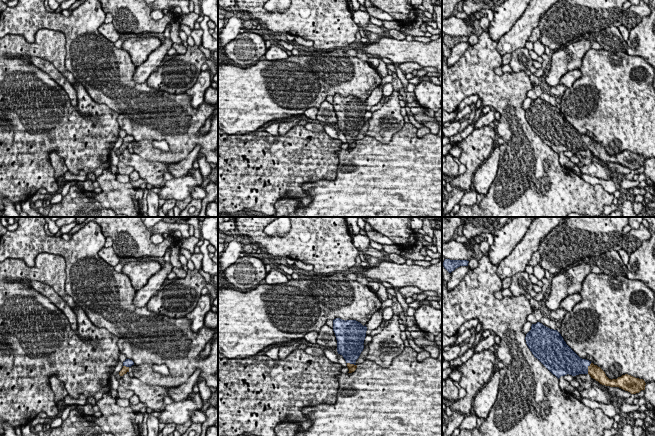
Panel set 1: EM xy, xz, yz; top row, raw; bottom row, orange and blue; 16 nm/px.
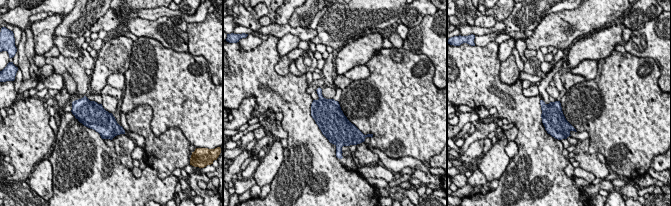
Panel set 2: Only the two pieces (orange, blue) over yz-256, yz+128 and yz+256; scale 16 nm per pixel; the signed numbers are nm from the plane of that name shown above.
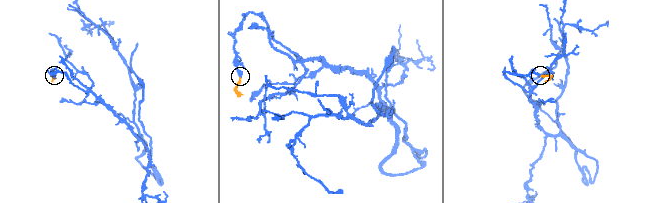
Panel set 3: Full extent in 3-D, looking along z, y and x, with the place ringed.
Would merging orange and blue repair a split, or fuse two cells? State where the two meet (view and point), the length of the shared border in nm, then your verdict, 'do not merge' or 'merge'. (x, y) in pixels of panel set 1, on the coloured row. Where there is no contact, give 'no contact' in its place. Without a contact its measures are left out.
meets orange in yz at (588, 368); contact 190 nm long; merge

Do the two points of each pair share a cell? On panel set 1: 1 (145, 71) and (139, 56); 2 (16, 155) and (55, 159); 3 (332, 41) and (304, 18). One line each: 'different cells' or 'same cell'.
1: different cells
2: different cells
3: same cell

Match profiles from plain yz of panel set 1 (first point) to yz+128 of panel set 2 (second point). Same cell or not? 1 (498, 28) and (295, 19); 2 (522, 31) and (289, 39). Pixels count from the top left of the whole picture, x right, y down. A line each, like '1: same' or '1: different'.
1: different
2: same

